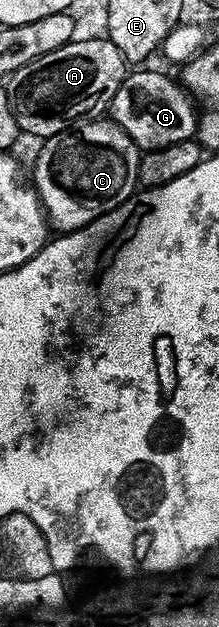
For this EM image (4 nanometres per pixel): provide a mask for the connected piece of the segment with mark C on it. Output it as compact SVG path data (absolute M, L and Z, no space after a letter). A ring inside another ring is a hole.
M85 120L56 136L46 137L40 144L43 145L35 160L33 187L43 204L50 227L56 233L76 232L135 195L139 184L141 149L114 120Z

